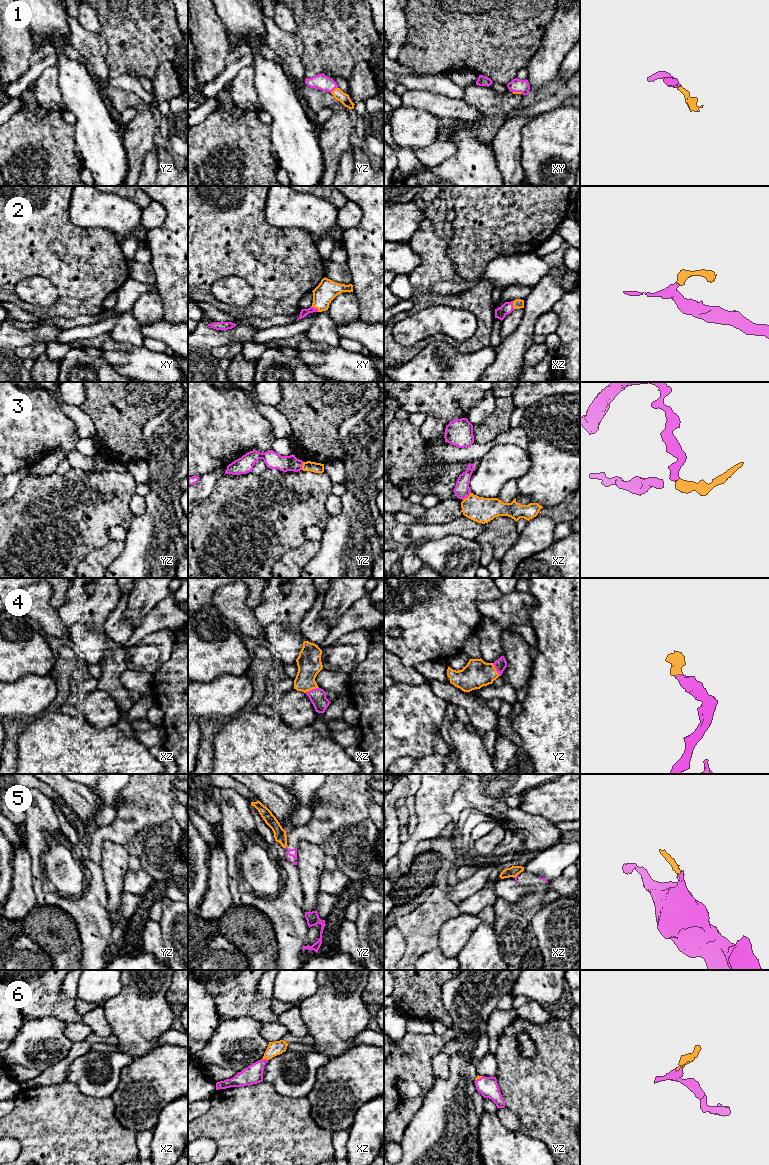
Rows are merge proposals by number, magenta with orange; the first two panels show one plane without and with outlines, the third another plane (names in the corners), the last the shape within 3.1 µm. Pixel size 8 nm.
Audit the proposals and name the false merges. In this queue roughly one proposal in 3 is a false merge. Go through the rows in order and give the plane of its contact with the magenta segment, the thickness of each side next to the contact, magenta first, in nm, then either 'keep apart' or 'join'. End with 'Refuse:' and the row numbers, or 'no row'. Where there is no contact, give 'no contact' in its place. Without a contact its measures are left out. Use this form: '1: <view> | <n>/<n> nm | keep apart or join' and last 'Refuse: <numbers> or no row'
1: yz | 120/90 nm | join
2: xy | 60/170 nm | join
3: xz | 120/200 nm | keep apart
4: xz | 130/190 nm | join
5: xz | 20/90 nm | keep apart
6: xz | 160/110 nm | join
Refuse: 3, 5

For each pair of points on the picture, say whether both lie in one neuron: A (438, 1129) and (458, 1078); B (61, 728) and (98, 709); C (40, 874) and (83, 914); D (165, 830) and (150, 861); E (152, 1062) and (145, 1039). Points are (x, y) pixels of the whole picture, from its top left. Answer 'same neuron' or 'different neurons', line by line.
A: same neuron
B: different neurons
C: same neuron
D: same neuron
E: different neurons

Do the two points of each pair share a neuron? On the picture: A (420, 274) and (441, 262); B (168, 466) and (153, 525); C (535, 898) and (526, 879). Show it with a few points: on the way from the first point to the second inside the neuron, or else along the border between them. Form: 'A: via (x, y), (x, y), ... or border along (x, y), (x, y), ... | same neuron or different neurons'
A: via (425, 274), (436, 267) | same neuron
B: via (165, 481), (164, 510) | same neuron
C: via (536, 893), (536, 888), (531, 883) | same neuron

